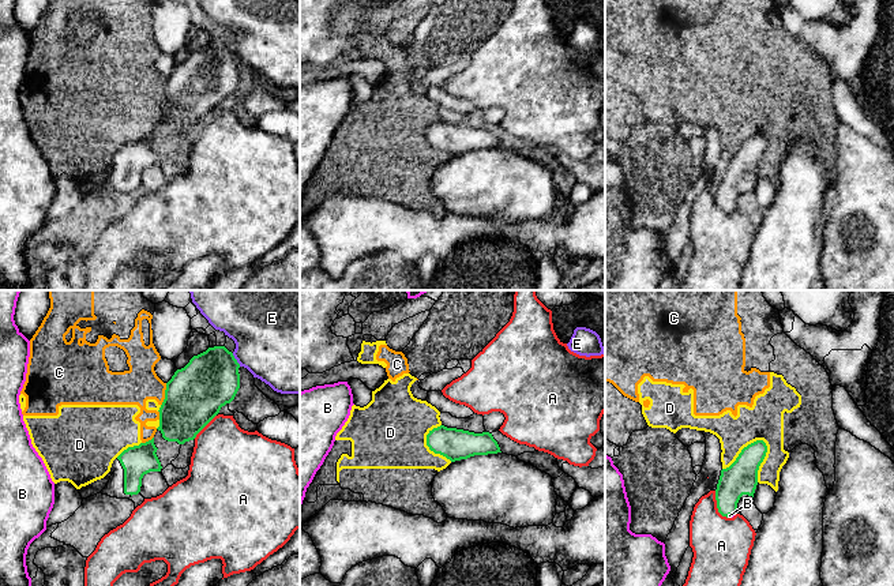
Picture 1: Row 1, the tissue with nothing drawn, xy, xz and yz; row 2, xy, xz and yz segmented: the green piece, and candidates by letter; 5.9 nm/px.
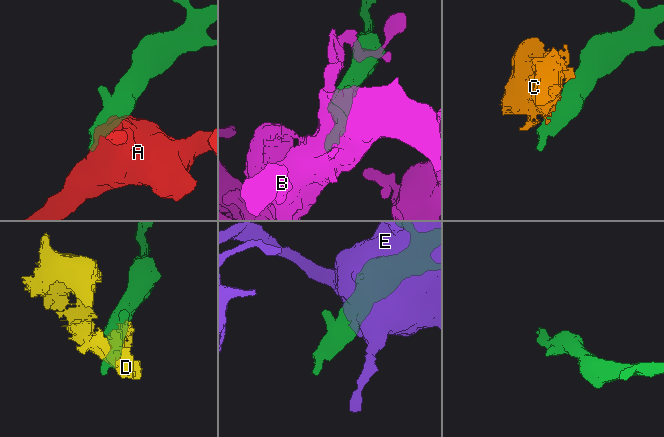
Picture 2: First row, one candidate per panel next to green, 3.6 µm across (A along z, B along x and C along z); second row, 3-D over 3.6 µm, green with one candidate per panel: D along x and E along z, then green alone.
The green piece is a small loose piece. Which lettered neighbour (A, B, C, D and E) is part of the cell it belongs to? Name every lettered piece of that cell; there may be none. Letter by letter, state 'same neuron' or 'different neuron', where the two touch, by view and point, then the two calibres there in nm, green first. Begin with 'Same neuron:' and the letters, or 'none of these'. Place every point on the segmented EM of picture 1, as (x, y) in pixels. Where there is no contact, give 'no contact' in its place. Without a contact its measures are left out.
Same neuron: B
A: different neuron; contact yz (717, 506); calibres 190 and 340 nm
B: same neuron; contact yz (729, 514); calibres 190 and 20 nm
C: different neuron; contact xy (165, 394); calibres 340 and 200 nm
D: different neuron; contact yz (743, 449); calibres 190 and 220 nm
E: different neuron; contact xy (236, 360); calibres 340 and 460 nm

